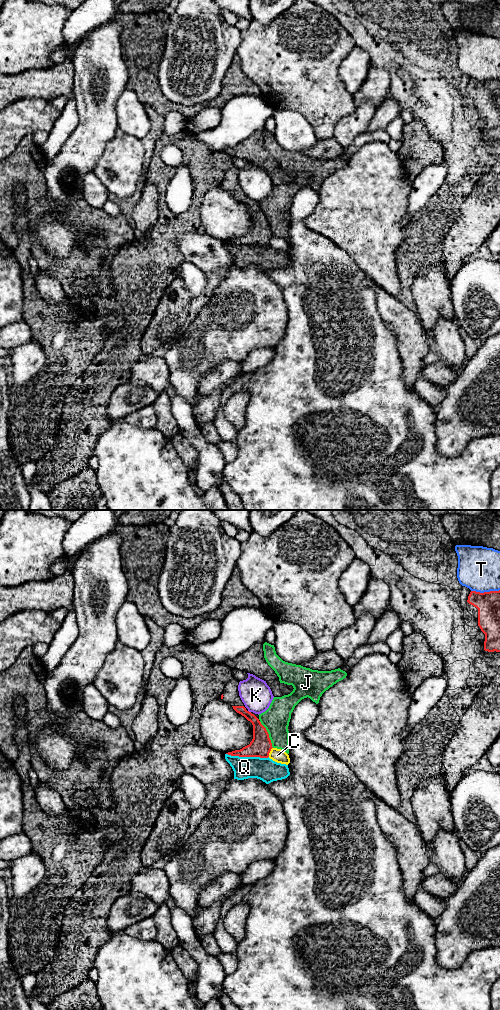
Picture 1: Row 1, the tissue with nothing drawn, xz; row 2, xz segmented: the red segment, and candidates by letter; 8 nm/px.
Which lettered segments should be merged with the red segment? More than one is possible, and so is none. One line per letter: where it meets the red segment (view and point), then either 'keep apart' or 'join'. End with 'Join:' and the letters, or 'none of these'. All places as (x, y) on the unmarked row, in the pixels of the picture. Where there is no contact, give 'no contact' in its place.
C: meets red in xz at (269, 240); keep apart
J: meets red in xz at (268, 222); keep apart
K: meets red in xz at (248, 199); keep apart
Q: meets red in xz at (247, 244); keep apart
T: meets red in xz at (485, 80); keep apart
Join: none of these

